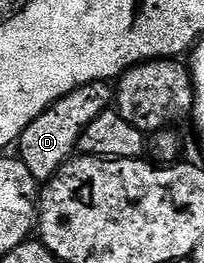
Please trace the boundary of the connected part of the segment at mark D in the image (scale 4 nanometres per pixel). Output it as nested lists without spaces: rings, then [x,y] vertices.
[[[108,82],[88,83],[67,93],[62,99],[52,103],[43,114],[35,117],[35,121],[31,121],[27,129],[23,129],[19,140],[19,158],[23,165],[27,165],[27,169],[31,169],[31,177],[39,181],[52,179],[68,159],[74,158],[83,129],[87,129],[87,125],[91,125],[91,121],[95,121],[99,113],[110,110],[114,99],[114,88]]]

